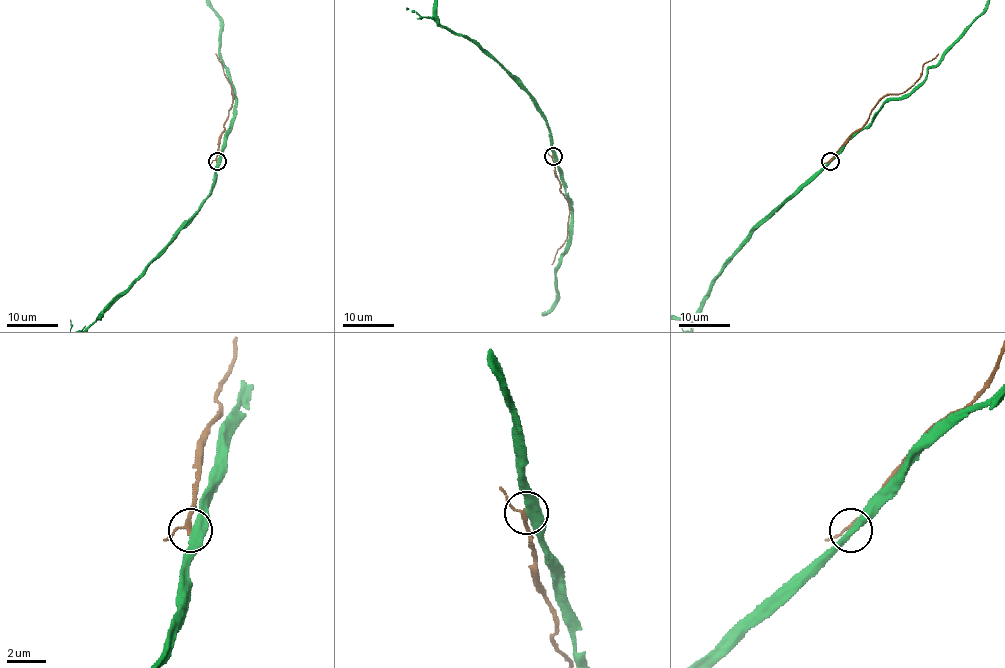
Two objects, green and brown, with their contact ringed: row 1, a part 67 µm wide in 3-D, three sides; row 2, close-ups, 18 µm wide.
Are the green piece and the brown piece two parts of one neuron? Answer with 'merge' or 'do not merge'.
do not merge

